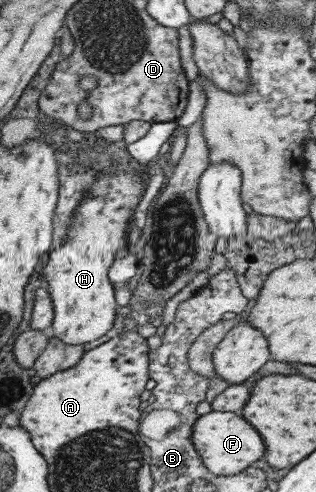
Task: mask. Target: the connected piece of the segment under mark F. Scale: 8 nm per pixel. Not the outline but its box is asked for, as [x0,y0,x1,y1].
[190,410,264,475]

